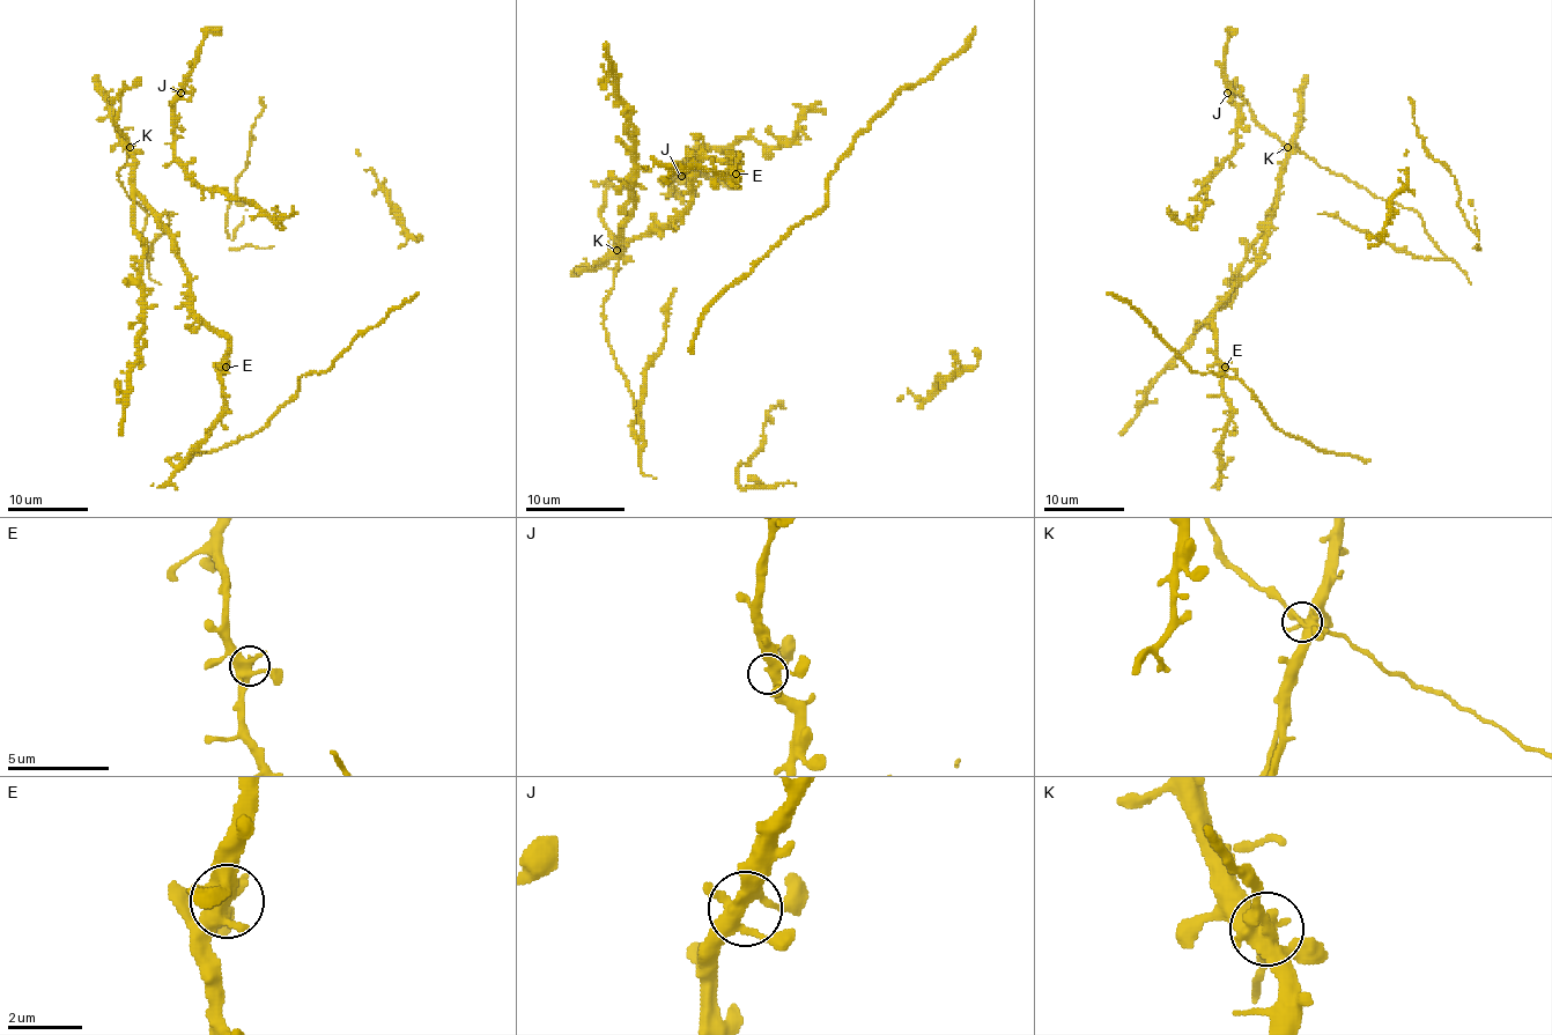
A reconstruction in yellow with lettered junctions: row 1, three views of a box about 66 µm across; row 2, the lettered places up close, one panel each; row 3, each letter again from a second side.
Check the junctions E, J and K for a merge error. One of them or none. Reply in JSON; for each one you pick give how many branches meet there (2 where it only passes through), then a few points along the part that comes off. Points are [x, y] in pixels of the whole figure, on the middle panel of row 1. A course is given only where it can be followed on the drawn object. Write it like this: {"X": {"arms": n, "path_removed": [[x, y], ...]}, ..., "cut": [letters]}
{"cut": []}

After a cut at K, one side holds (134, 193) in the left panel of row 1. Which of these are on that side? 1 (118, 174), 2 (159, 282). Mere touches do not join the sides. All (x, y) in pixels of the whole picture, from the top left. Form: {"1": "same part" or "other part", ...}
{"1": "other part", "2": "other part"}

